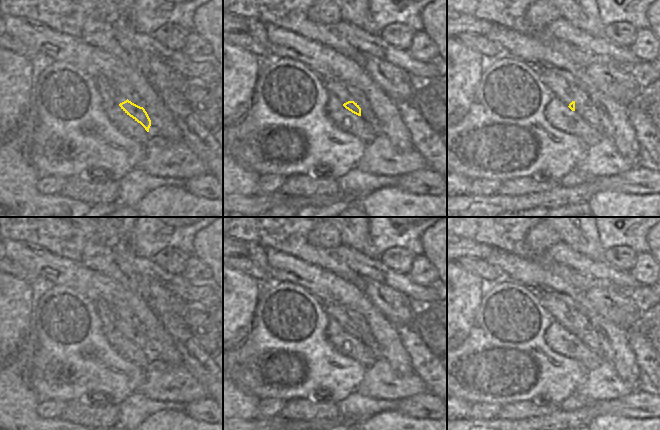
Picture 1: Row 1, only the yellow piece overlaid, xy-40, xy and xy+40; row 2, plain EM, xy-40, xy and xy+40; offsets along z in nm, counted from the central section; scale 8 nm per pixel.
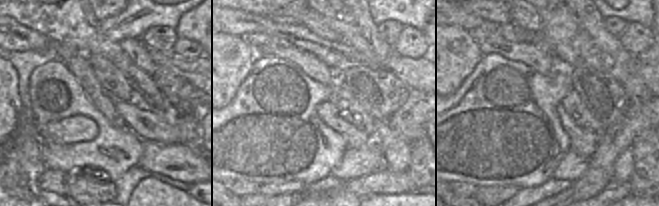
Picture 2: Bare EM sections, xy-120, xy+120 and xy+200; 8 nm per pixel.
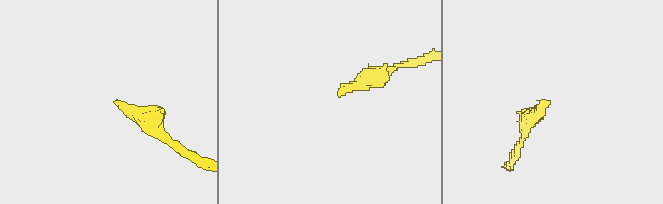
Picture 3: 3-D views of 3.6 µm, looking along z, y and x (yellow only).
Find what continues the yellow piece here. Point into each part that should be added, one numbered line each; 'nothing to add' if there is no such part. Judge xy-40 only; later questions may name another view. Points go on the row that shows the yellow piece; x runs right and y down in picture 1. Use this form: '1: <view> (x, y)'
1: xy-40 (119, 98)

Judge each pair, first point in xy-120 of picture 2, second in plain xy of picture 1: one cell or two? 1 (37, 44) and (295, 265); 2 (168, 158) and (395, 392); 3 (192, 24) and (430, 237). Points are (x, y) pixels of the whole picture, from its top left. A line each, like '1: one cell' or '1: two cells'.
1: one cell
2: one cell
3: one cell

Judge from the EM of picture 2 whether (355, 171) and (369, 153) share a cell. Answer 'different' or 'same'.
same

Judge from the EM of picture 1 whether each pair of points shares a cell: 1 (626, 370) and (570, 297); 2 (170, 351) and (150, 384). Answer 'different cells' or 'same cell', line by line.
1: same cell
2: different cells

